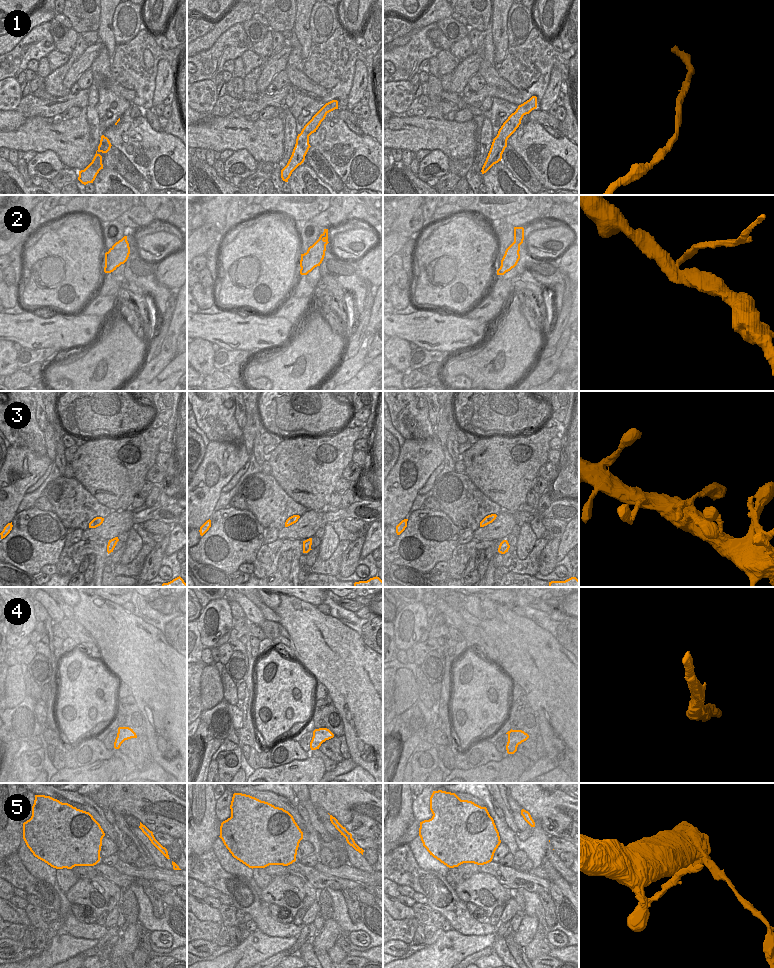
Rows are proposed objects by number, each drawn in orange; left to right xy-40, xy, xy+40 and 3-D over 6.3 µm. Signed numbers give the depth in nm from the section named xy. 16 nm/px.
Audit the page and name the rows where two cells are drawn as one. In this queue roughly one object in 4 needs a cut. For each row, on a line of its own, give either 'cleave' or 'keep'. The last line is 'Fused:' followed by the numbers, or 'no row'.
1: keep
2: cleave
3: keep
4: keep
5: cleave
Fused: 2, 5

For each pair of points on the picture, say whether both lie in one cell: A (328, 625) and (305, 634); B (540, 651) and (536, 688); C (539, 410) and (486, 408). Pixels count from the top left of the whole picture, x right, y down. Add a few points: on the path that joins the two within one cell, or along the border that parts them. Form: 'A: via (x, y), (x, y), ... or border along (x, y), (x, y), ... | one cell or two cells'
A: via (322, 627), (317, 627), (311, 632) | one cell
B: via (540, 660), (540, 679) | one cell
C: via (526, 410), (521, 410), (518, 407), (499, 407) | one cell

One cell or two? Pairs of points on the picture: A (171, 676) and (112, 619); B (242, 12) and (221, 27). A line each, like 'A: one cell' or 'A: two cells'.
A: one cell
B: one cell

